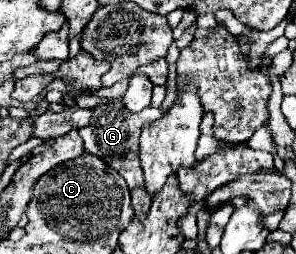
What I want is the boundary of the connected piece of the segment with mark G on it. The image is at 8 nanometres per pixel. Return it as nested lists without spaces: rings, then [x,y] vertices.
[[[115,98],[115,100],[103,102],[97,108],[93,108],[93,124],[81,128],[79,136],[83,138],[83,148],[87,154],[95,154],[97,158],[105,160],[109,168],[113,168],[125,178],[129,192],[131,192],[131,204],[135,210],[135,218],[145,220],[151,200],[149,200],[149,194],[145,192],[145,182],[143,182],[143,172],[141,172],[141,162],[139,162],[139,134],[145,124],[159,120],[163,112],[159,108],[149,106],[143,112],[133,114],[123,104],[119,104],[119,100],[121,98]]]

